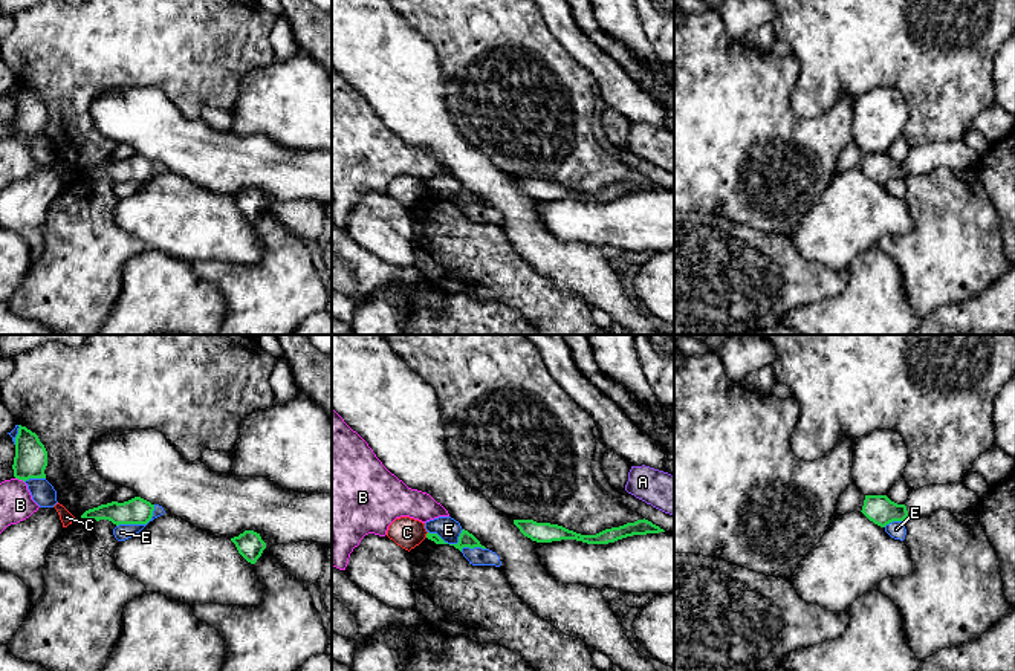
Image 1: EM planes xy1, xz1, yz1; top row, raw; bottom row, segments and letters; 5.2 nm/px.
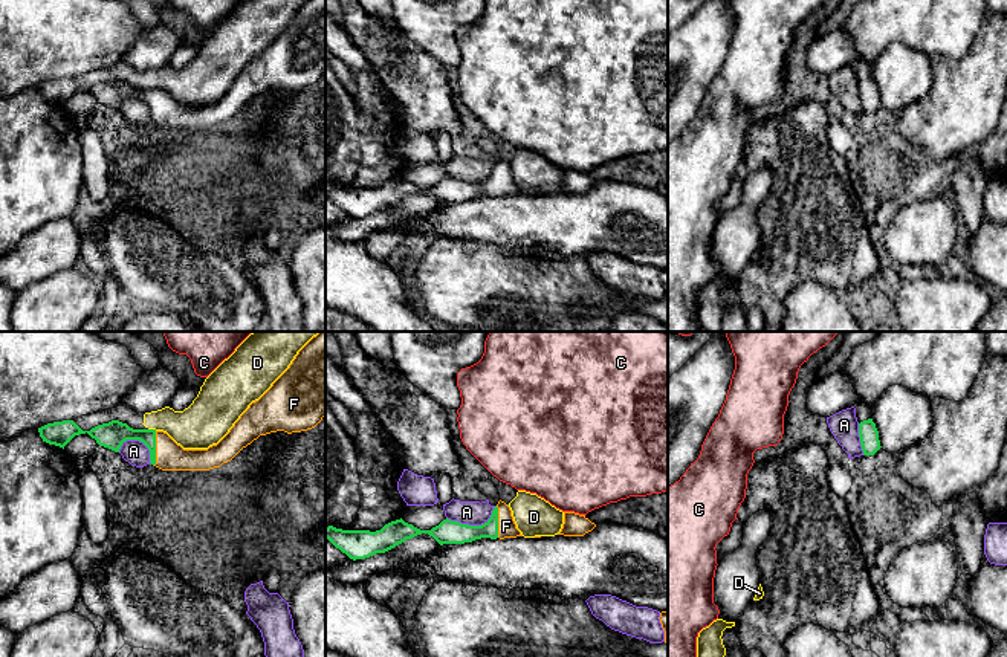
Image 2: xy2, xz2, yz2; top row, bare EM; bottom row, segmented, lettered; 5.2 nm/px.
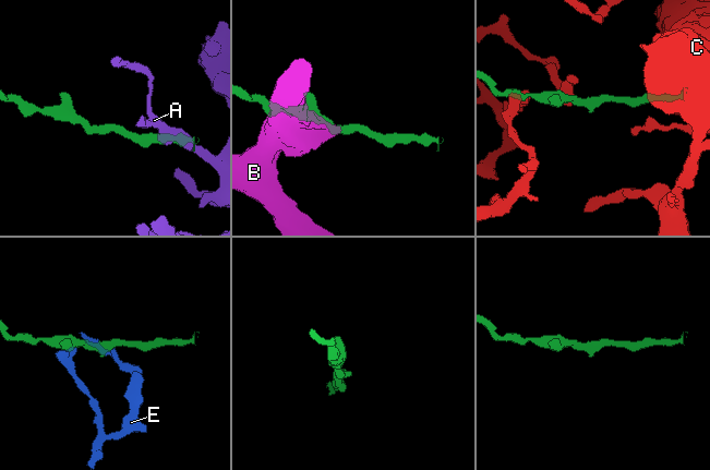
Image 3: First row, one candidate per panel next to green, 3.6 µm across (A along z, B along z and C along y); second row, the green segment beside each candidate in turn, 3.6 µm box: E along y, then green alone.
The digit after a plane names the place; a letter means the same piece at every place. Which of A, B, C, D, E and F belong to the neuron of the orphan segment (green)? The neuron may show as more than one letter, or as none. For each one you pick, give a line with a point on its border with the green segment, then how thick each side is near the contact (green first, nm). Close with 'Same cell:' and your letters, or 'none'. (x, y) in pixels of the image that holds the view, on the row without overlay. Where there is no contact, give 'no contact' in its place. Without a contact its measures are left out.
F: xy2 (155, 106) | 140/150 nm
Same cell: F

